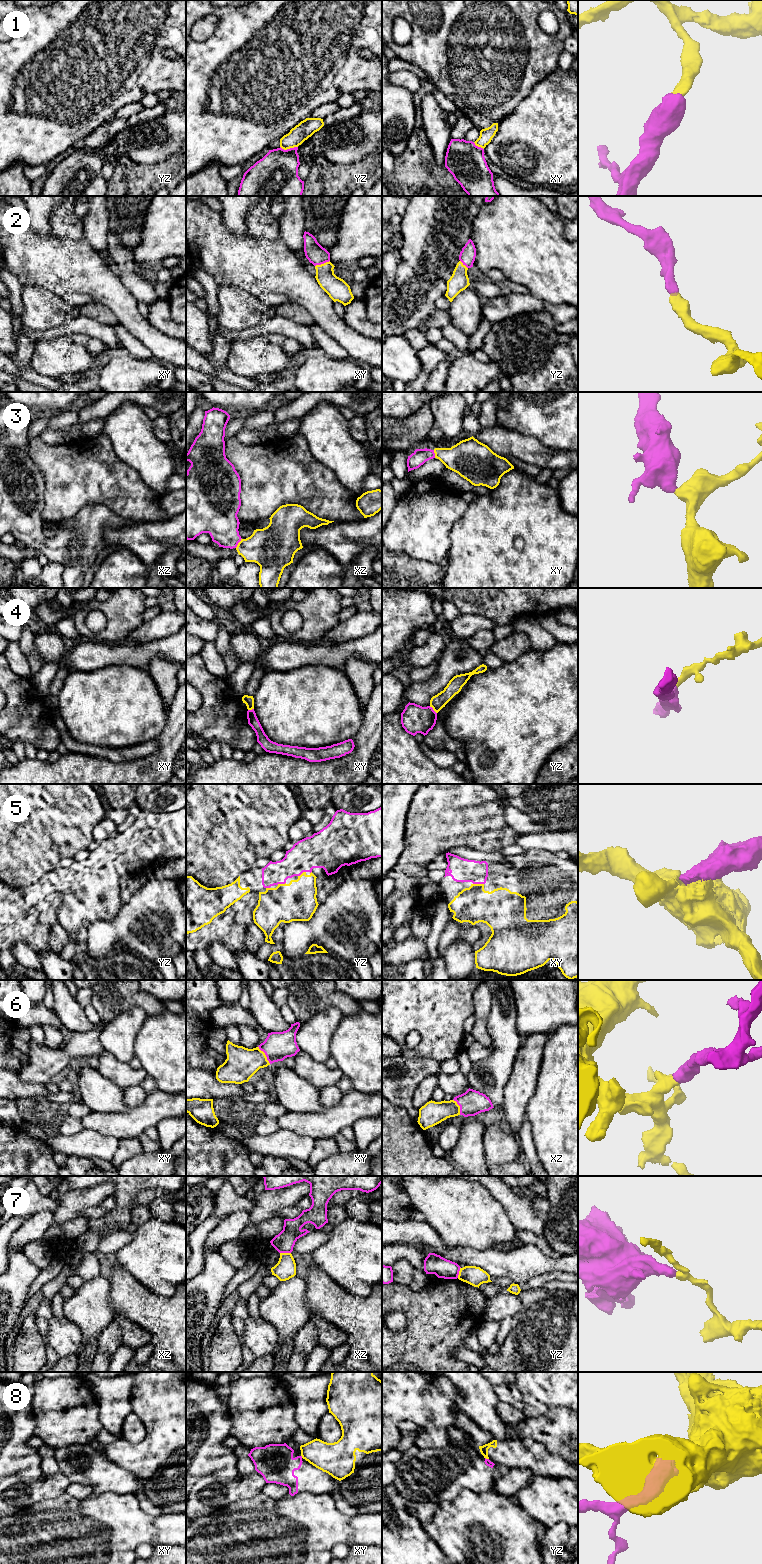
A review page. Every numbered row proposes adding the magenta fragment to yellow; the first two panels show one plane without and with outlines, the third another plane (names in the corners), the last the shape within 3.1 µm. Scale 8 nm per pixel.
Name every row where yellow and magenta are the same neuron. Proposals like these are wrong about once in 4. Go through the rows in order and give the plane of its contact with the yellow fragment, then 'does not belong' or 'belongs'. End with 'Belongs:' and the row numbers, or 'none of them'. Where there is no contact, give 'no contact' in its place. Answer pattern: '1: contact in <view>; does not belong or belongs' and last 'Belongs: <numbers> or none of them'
1: contact in yz; belongs
2: contact in xy; belongs
3: contact in xz; belongs
4: contact in yz; does not belong
5: contact in xy; belongs
6: contact in xy; belongs
7: contact in xz; does not belong
8: contact in xy; does not belong
Belongs: 1, 2, 3, 5, 6

